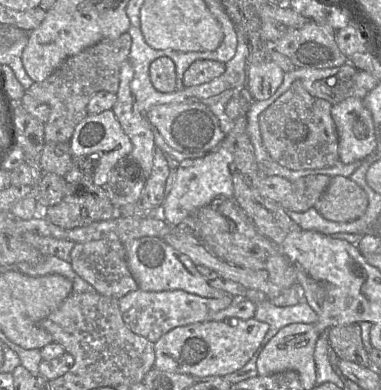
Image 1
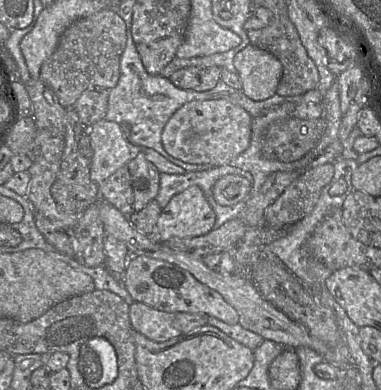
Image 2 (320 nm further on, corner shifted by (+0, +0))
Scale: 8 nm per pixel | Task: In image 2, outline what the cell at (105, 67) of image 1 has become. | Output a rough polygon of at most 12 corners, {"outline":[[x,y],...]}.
{"outline":[[116,8],[74,21],[40,80],[65,109],[114,88],[126,46]]}

